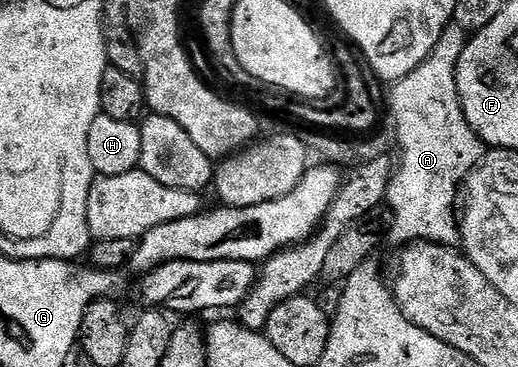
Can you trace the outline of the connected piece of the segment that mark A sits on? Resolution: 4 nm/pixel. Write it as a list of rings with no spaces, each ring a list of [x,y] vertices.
[[[444,26],[441,40],[433,44],[433,52],[409,76],[390,87],[395,138],[403,157],[394,167],[385,199],[391,210],[392,243],[436,242],[439,246],[454,247],[460,241],[457,199],[467,173],[485,153],[485,144],[473,132],[469,120],[465,120],[455,79],[455,66],[461,52],[465,52],[468,37],[468,31],[460,26]]]

